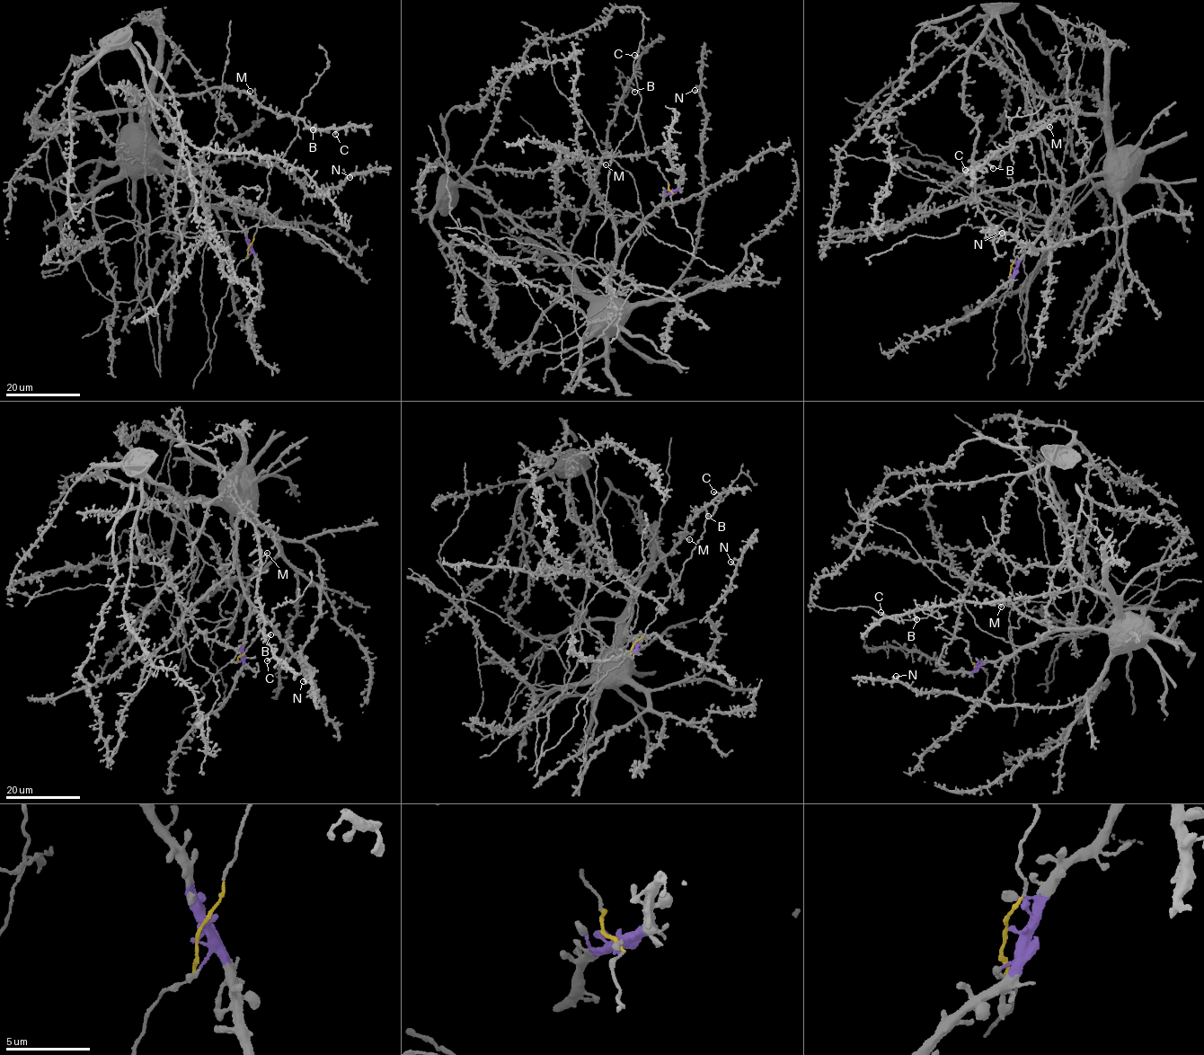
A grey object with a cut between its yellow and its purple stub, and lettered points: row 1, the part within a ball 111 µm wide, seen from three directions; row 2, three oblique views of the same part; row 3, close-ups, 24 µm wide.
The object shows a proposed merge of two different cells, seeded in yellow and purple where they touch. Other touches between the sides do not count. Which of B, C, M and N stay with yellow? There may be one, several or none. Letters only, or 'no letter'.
no letter

